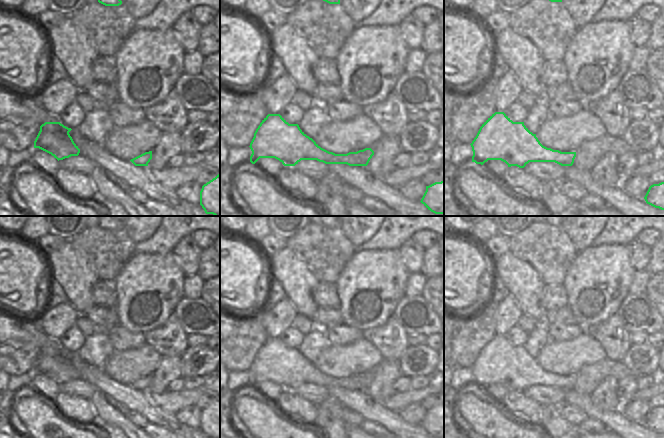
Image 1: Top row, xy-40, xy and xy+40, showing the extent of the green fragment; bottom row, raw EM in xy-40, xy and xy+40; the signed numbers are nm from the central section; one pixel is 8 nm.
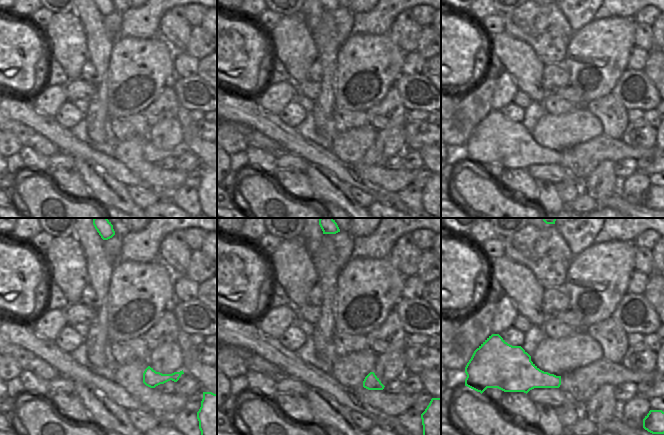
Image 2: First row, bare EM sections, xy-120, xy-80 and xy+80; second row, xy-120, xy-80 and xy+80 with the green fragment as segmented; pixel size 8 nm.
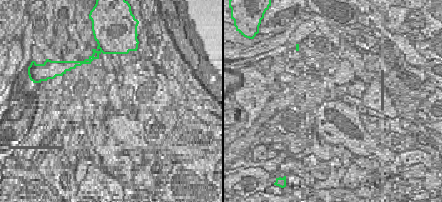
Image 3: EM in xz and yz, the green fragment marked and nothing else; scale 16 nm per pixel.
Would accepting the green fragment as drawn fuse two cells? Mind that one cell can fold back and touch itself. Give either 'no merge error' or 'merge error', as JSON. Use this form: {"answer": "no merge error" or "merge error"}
{"answer": "no merge error"}

